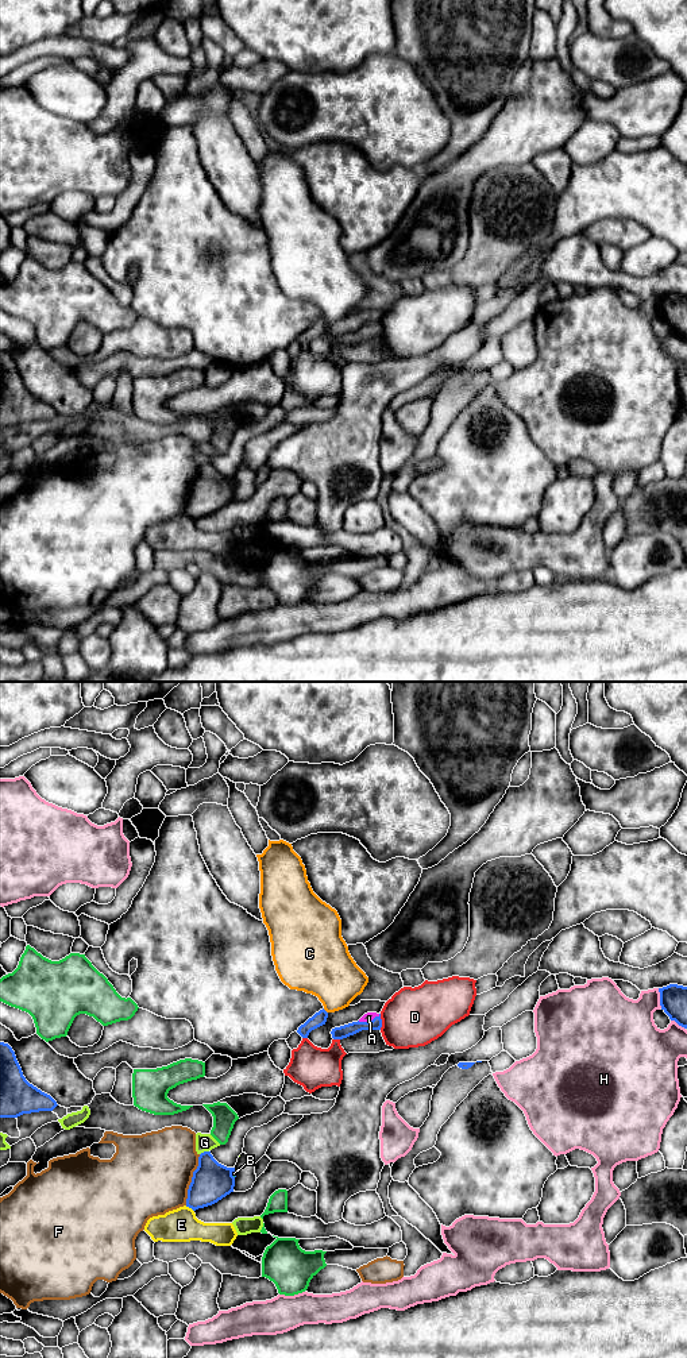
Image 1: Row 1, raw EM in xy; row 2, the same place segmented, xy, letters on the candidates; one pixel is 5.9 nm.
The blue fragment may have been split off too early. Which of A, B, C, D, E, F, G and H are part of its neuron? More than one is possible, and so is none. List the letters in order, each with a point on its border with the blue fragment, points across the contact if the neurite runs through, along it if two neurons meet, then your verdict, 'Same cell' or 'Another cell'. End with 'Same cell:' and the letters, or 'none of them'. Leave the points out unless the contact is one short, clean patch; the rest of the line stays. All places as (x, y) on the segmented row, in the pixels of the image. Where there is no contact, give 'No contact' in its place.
A: Touches blue at xy (369, 1022). Path across: xy (343, 1031), (369, 1022), (369, 1017). Same cell
B: Touches blue at xy (231, 1175). Another cell
C: Touches blue at xy (325, 1011). Another cell
D: Touches blue at xy (381, 1022). Another cell
E: Touches blue at xy (189, 1207). Another cell
F: Touches blue at xy (192, 1180). Another cell
G: Touches blue at xy (204, 1152). Another cell
H: Touches blue at xy (660, 998). Another cell
Same cell: A

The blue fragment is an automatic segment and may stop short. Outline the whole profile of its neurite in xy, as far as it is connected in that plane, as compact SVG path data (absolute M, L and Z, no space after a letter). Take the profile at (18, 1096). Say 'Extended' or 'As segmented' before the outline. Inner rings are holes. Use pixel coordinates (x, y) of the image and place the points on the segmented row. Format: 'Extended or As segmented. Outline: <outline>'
As segmented. Outline: M0 1042L0 1118L53 1111L57 1106L50 1095L26 1080L12 1048Z

